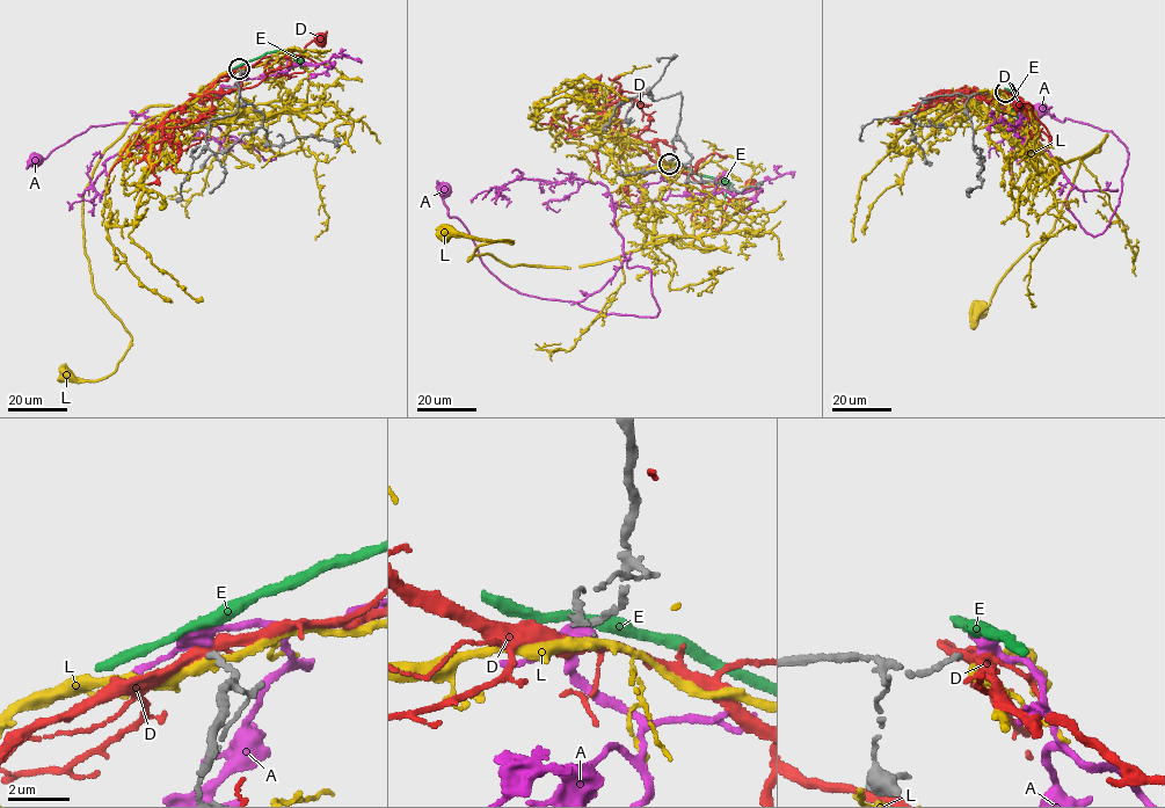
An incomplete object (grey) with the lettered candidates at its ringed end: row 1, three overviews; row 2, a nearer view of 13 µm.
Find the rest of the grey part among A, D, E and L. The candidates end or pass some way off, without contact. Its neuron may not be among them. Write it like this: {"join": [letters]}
{"join": []}

